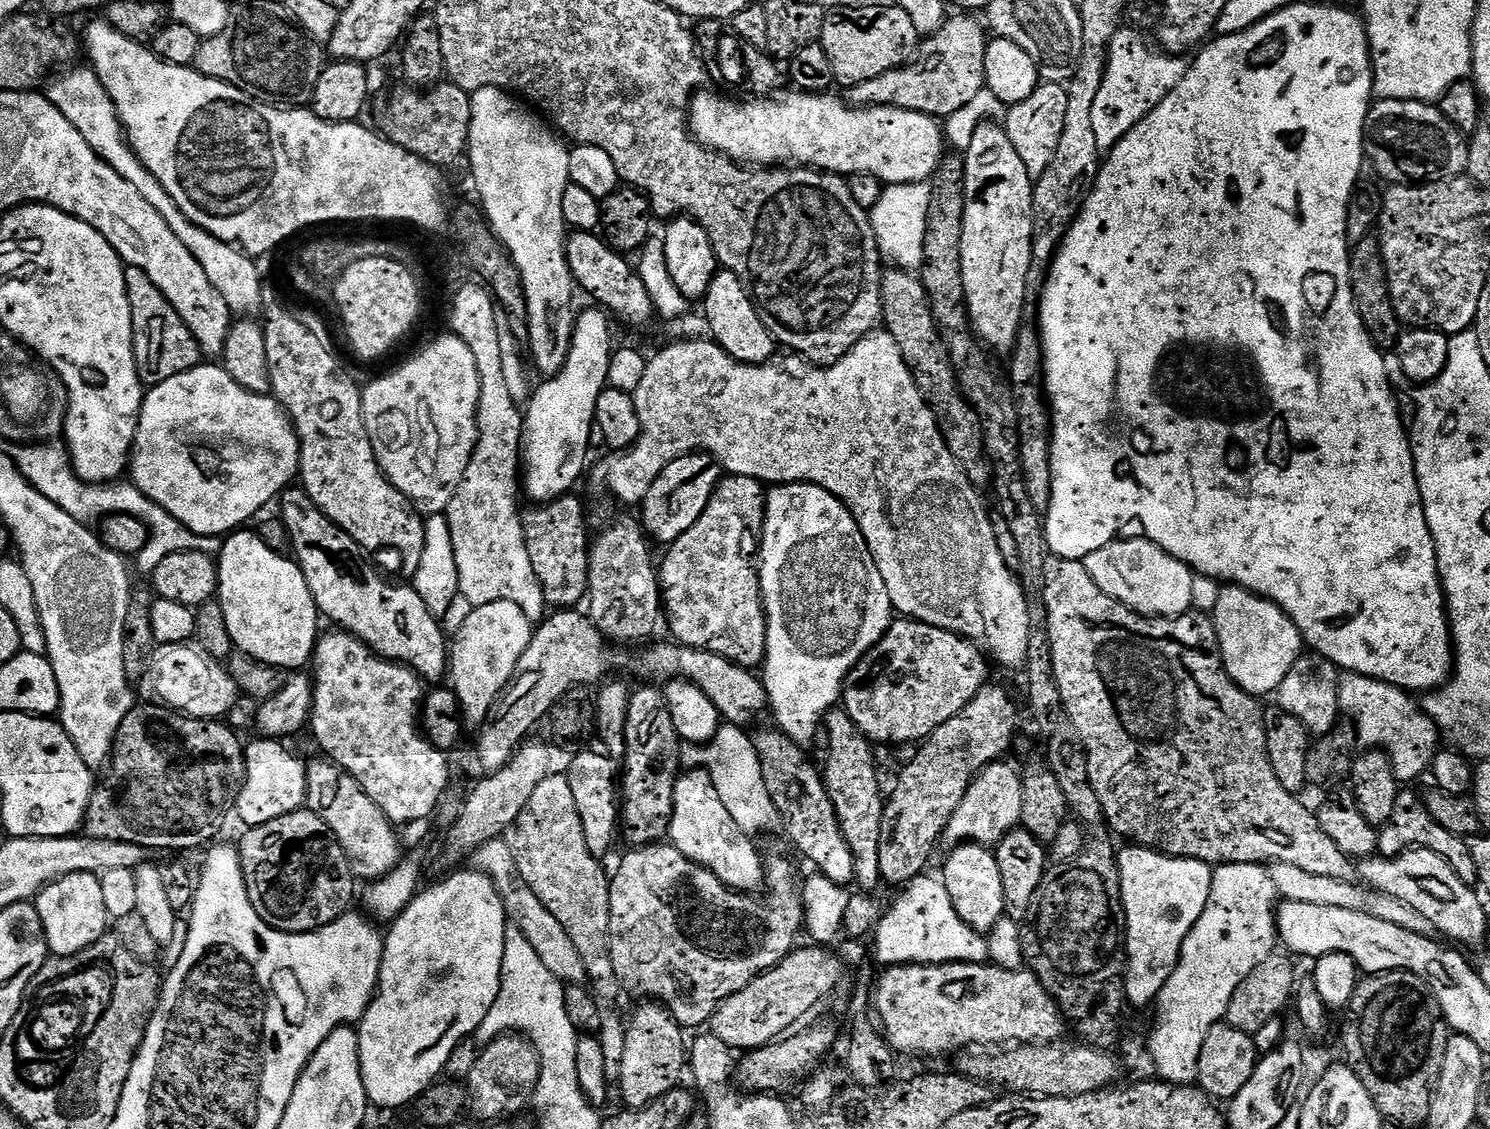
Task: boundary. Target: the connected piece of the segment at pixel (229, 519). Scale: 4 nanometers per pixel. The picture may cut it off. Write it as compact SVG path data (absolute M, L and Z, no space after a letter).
M202 362L197 368L186 370L186 374L166 378L166 382L153 384L147 389L144 405L140 408L136 440L132 444L130 453L130 476L132 472L130 480L146 498L152 499L162 510L172 514L178 522L184 524L194 535L207 538L220 535L220 537L223 537L225 534L231 534L241 526L247 525L244 523L251 516L258 515L272 499L273 503L297 479L299 471L300 439L296 436L291 416L280 407L280 404L271 395L251 392L242 386L238 386L238 382L234 382L234 378L230 378L230 374L219 363Z

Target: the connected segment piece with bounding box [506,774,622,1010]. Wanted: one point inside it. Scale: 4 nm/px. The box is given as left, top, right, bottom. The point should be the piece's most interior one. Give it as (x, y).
(546, 841)

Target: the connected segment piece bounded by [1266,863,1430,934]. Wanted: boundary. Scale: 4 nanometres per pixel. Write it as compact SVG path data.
M1273 863L1266 873L1276 887L1277 897L1281 901L1307 902L1309 906L1338 906L1341 910L1354 910L1374 918L1382 918L1382 922L1390 922L1394 926L1402 926L1411 932L1424 934L1429 931L1430 925L1428 921L1420 917L1418 910L1410 910L1410 906L1398 902L1398 898L1387 896L1381 892L1369 891L1367 893L1368 896L1363 896L1355 888L1355 883L1351 881L1322 878L1322 874L1306 874L1306 870L1298 870L1298 866L1293 864Z

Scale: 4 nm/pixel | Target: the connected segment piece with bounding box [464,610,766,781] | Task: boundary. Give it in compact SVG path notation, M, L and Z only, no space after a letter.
M553 611L533 631L530 646L526 646L522 658L518 658L512 680L504 687L496 705L488 711L483 724L479 725L477 732L480 733L477 734L476 745L464 764L465 770L472 775L473 781L498 774L498 770L512 761L517 748L531 737L528 735L531 734L532 727L547 717L554 702L558 702L564 692L581 686L599 685L615 664L620 668L628 668L629 674L637 676L640 682L688 680L698 686L698 690L702 690L702 694L706 694L710 702L714 702L721 717L730 724L748 726L744 724L750 723L763 708L765 711L764 681L755 671L741 668L739 664L731 664L726 658L713 652L671 643L644 648L633 656L628 650L615 652L608 648L612 647L609 641L593 626L583 611Z

